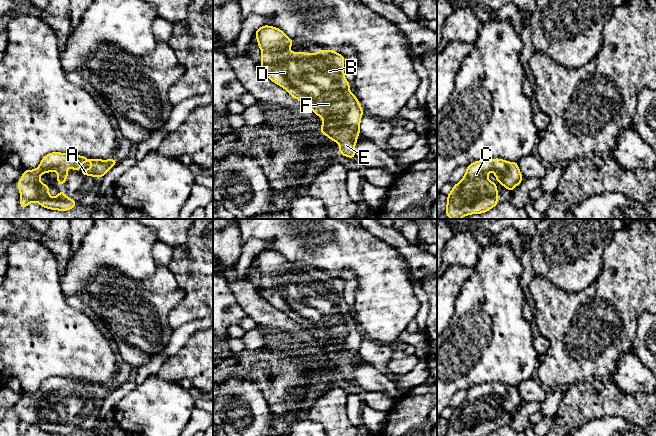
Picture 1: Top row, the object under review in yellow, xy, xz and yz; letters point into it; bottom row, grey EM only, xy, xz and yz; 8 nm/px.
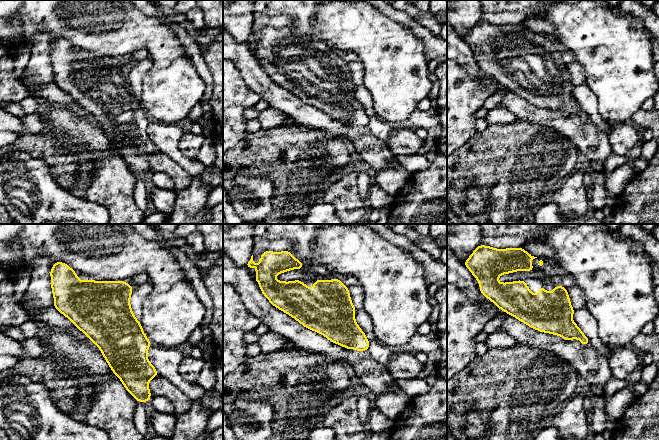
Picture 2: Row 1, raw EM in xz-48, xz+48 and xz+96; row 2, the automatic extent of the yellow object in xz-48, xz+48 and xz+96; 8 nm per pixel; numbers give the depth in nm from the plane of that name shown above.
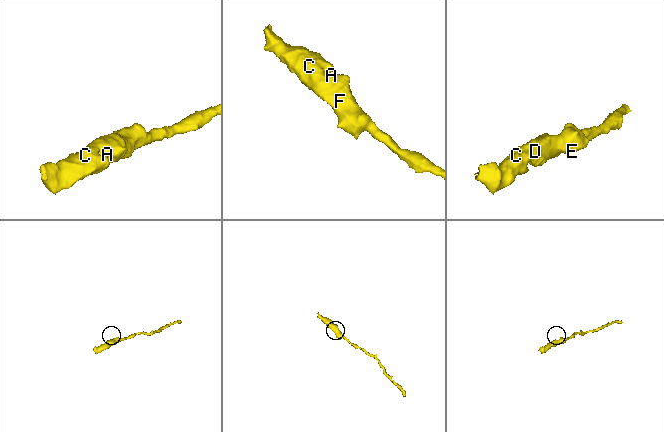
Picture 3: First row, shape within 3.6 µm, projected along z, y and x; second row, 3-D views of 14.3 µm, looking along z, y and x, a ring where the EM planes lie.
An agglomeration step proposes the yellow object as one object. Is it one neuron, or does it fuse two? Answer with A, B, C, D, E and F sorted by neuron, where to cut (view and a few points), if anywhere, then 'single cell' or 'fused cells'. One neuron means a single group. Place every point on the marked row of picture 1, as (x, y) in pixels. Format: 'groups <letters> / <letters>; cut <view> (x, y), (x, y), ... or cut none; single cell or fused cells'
groups A B C D E F; cut none; single cell

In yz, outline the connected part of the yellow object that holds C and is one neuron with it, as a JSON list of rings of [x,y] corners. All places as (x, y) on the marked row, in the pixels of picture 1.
[[[494,158],[469,164],[463,179],[447,195],[445,213],[448,217],[460,219],[470,214],[485,213],[499,203],[496,184],[487,178],[489,171],[493,171],[498,182],[511,193],[524,178],[519,171],[518,162]]]

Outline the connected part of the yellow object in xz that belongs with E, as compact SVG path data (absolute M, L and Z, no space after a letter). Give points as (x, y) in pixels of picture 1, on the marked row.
M268 25L258 28L255 36L263 53L261 72L323 118L321 133L340 144L339 154L356 159L353 149L360 134L363 109L357 97L350 92L350 83L344 76L345 56L325 49L314 54L303 51L293 54L289 47L295 43L282 30Z

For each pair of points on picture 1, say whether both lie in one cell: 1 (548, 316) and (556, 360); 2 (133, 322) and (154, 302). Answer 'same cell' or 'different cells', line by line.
1: same cell
2: same cell

